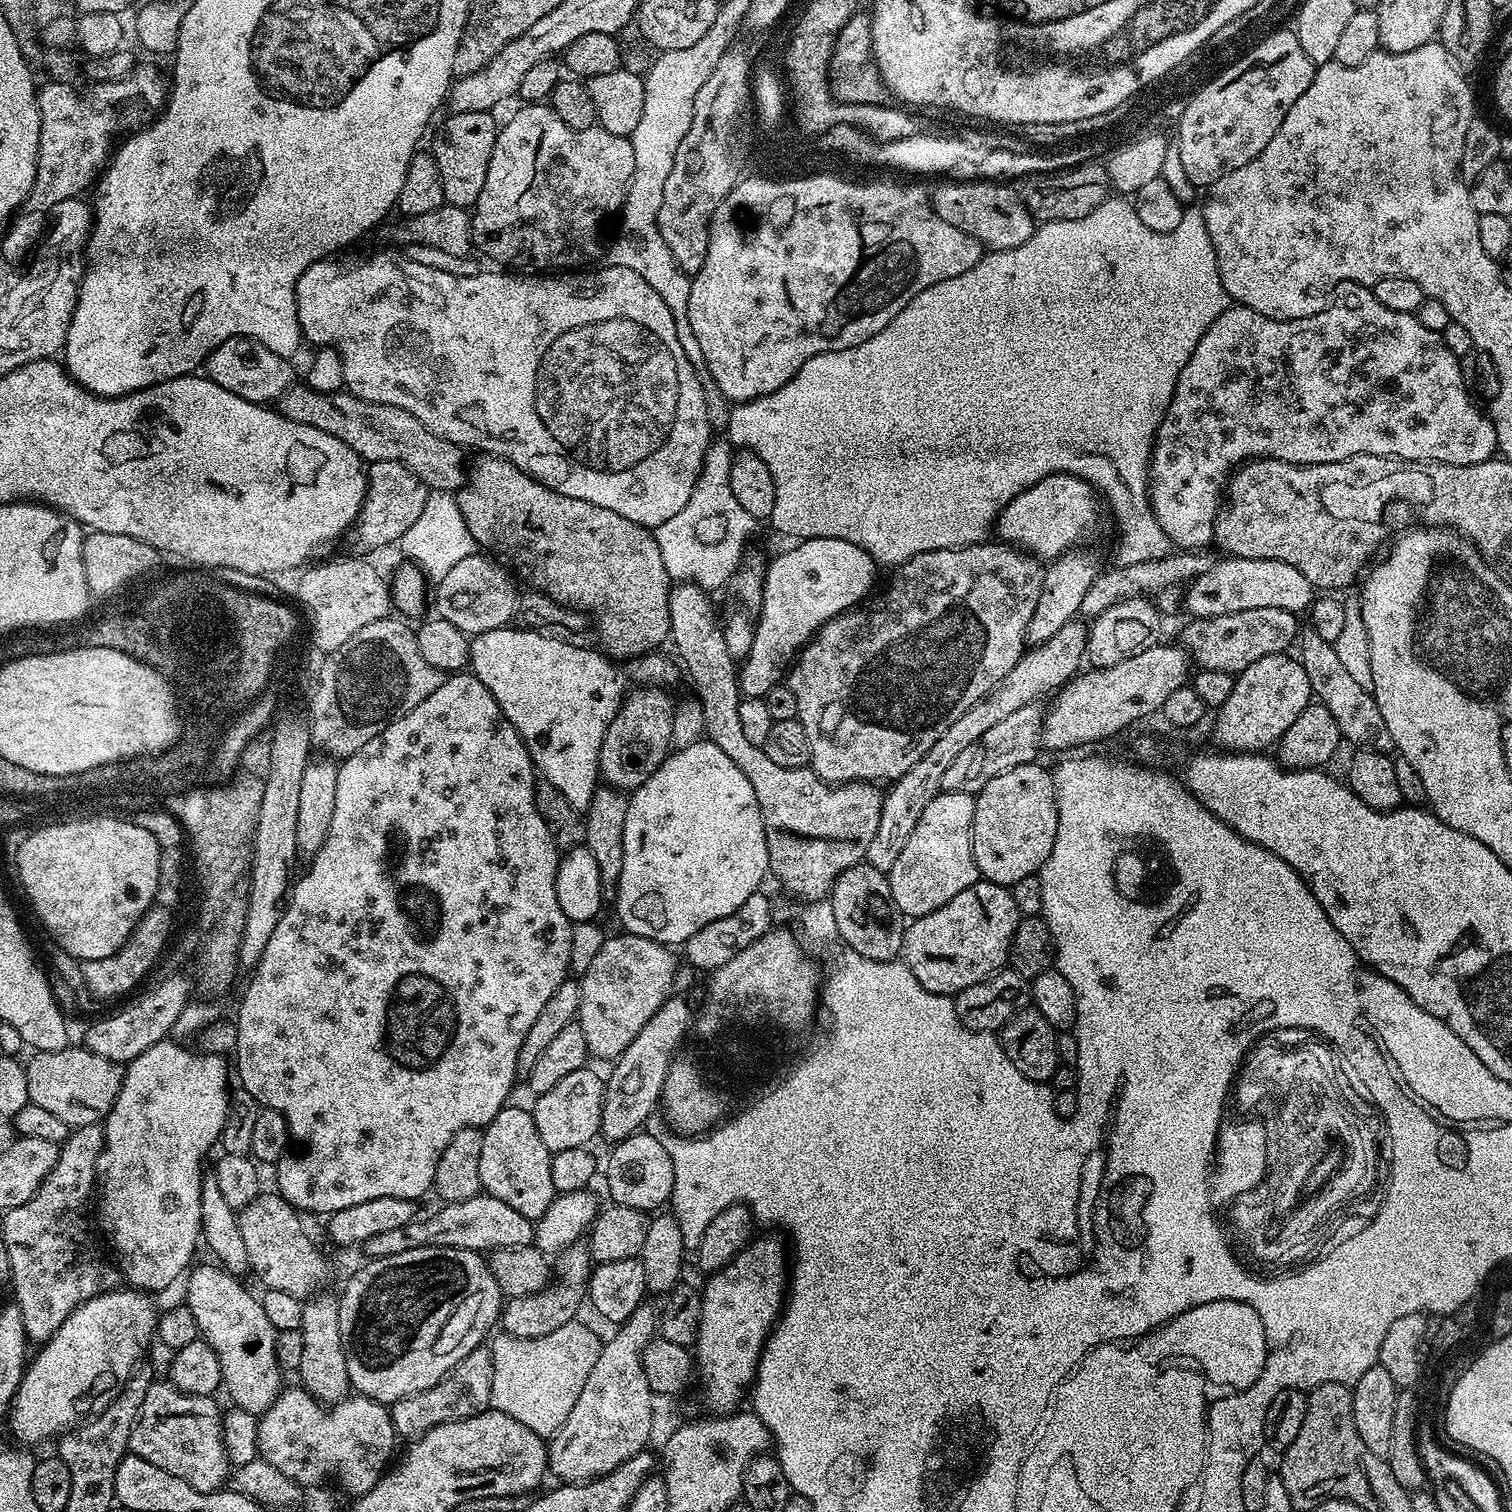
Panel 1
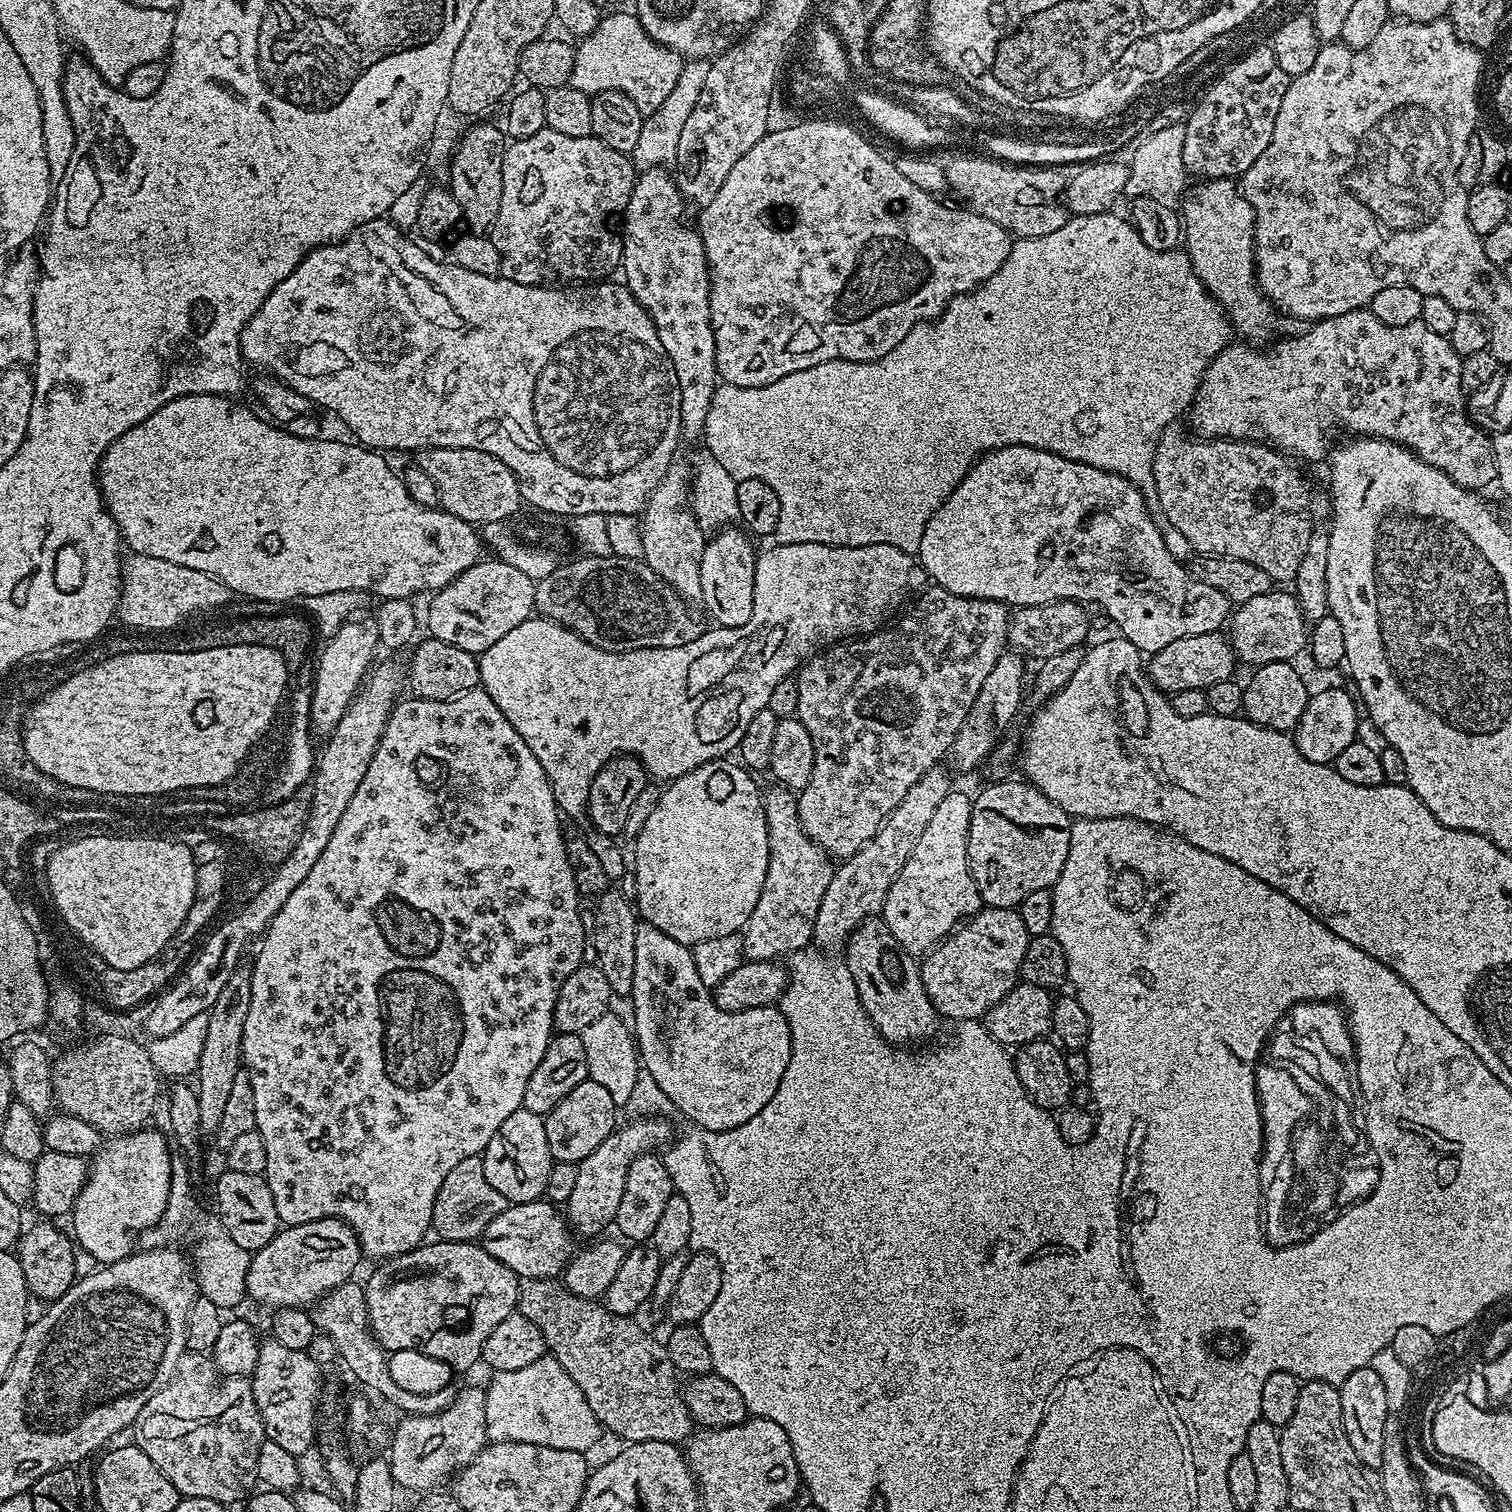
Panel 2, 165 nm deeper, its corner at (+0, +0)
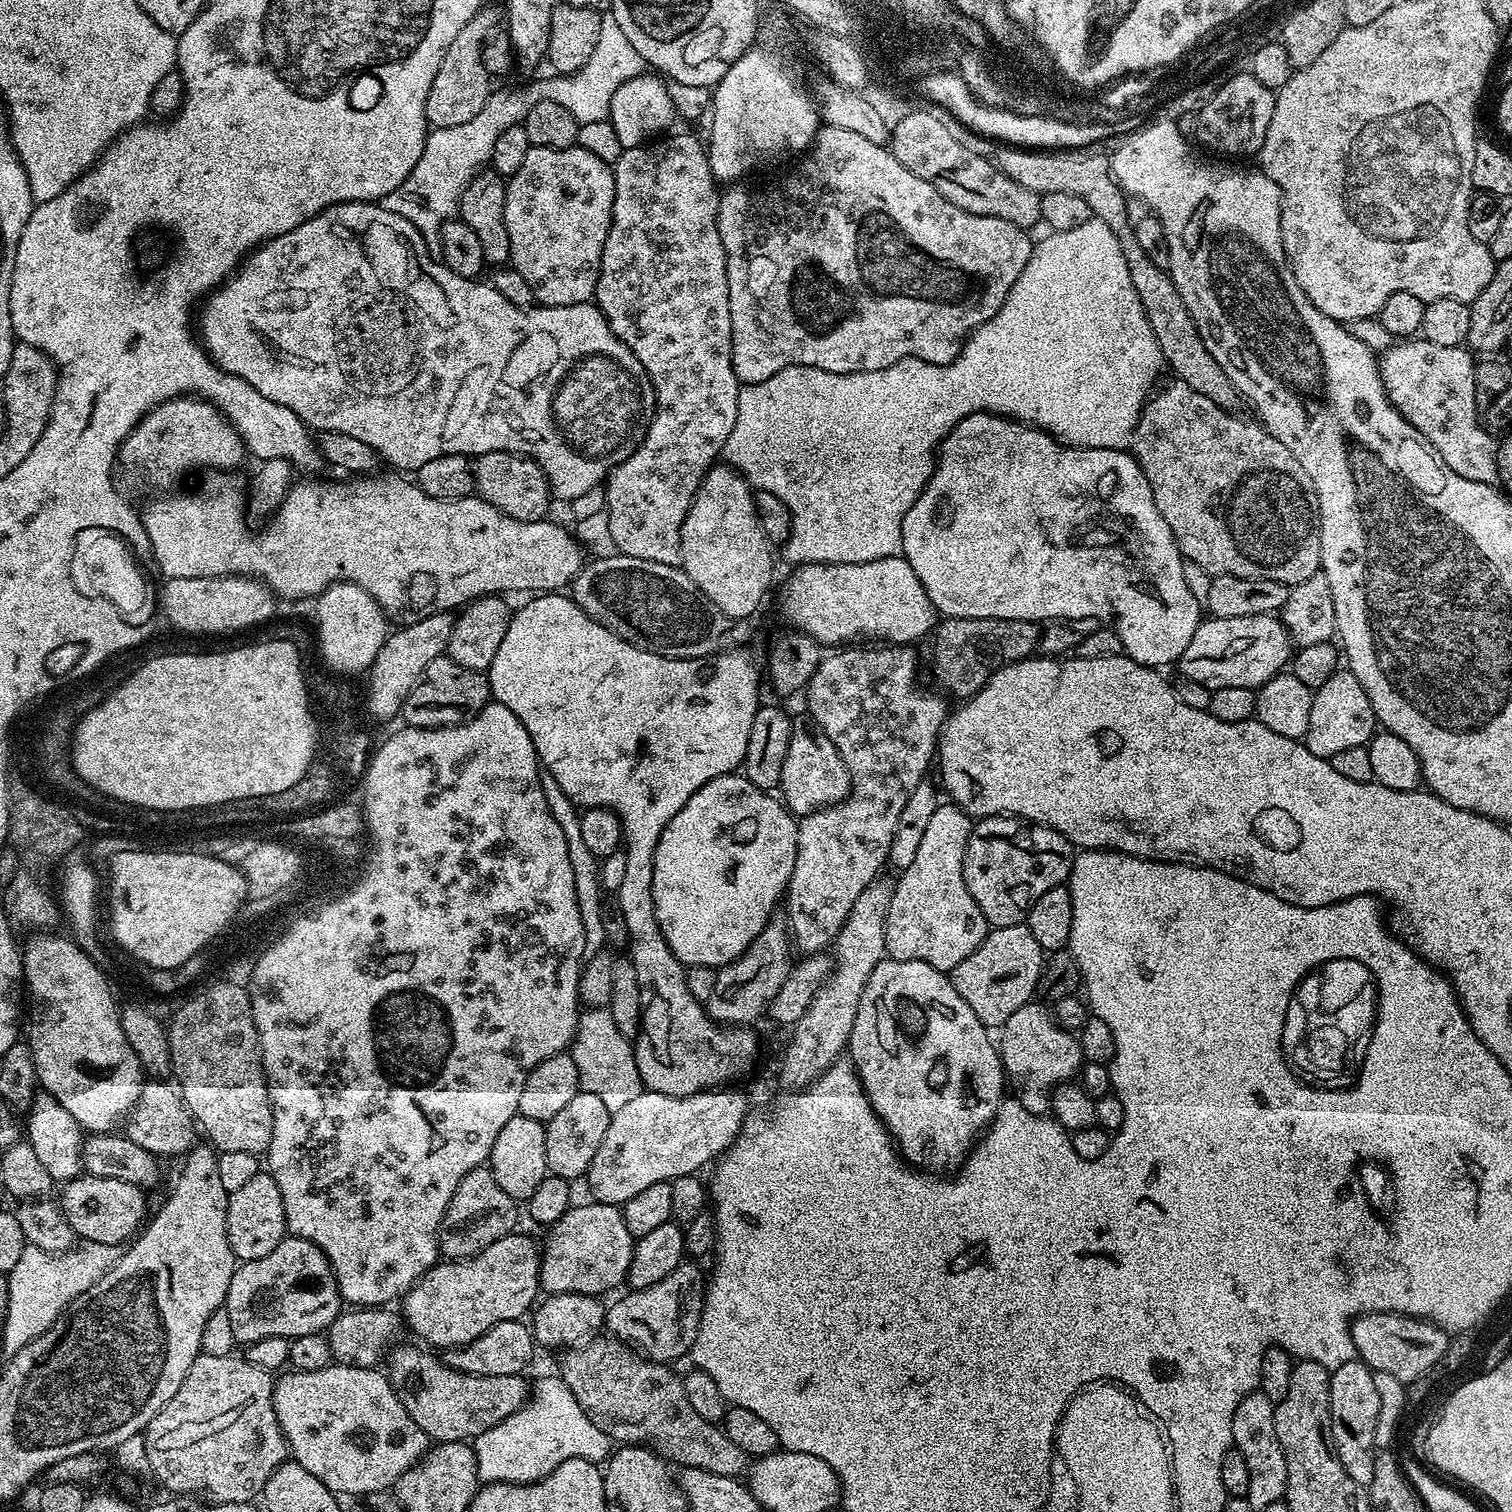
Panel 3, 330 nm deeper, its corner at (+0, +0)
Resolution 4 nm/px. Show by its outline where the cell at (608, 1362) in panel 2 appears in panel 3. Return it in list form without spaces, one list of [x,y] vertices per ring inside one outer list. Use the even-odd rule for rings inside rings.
[[[593,1338],[567,1349],[560,1360],[558,1375],[570,1386],[574,1398],[586,1410],[590,1422],[617,1445],[651,1446],[665,1460],[681,1469],[710,1470],[710,1474],[743,1477],[750,1458],[724,1432],[720,1424],[706,1422],[690,1406],[684,1381],[664,1362],[649,1362],[629,1345],[615,1339]]]

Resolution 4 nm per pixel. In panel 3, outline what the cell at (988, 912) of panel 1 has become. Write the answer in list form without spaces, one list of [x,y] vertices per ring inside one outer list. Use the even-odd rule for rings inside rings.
[[[1027,923],[992,928],[988,936],[958,966],[952,969],[950,979],[954,990],[962,994],[966,1006],[978,1014],[984,1027],[989,1030],[999,1029],[1023,1004],[1029,1003],[1037,995],[1040,972],[1044,968],[1046,953],[1034,942]]]

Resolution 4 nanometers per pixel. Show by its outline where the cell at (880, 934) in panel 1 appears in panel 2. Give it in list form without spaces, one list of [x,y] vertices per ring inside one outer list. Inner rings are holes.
[[[882,918],[863,920],[852,931],[843,949],[842,960],[854,978],[866,1014],[887,1044],[916,1046],[919,1040],[928,1040],[935,1034],[942,1020],[922,986],[917,957],[904,949],[894,934],[890,934]]]

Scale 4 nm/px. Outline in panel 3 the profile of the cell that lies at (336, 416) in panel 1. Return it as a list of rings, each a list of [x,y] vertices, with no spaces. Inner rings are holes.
[[[487,452],[481,456],[475,457],[472,470],[476,479],[475,491],[490,506],[498,506],[510,518],[518,518],[522,522],[534,522],[535,520],[545,519],[548,513],[548,500],[550,501],[550,489],[548,480],[544,477],[544,472],[529,456],[519,456],[516,452]]]

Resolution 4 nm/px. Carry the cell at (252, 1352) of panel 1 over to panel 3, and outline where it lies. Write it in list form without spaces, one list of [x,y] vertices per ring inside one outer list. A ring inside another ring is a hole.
[[[333,1362],[322,1370],[288,1370],[284,1374],[281,1380],[279,1377],[275,1381],[272,1397],[291,1459],[310,1470],[310,1474],[314,1474],[314,1478],[318,1478],[318,1482],[325,1484],[330,1491],[361,1498],[372,1492],[387,1492],[428,1451],[428,1436],[422,1426],[418,1426],[418,1422],[406,1414],[406,1406],[402,1406],[394,1386],[383,1371]]]

